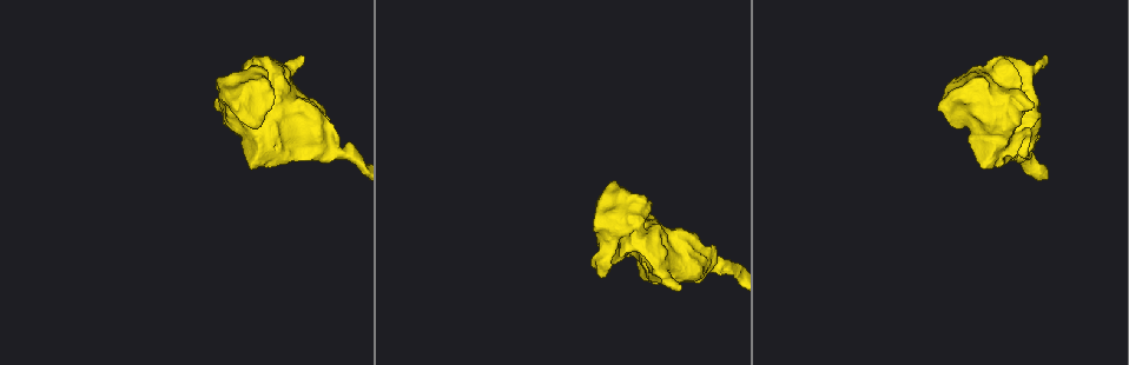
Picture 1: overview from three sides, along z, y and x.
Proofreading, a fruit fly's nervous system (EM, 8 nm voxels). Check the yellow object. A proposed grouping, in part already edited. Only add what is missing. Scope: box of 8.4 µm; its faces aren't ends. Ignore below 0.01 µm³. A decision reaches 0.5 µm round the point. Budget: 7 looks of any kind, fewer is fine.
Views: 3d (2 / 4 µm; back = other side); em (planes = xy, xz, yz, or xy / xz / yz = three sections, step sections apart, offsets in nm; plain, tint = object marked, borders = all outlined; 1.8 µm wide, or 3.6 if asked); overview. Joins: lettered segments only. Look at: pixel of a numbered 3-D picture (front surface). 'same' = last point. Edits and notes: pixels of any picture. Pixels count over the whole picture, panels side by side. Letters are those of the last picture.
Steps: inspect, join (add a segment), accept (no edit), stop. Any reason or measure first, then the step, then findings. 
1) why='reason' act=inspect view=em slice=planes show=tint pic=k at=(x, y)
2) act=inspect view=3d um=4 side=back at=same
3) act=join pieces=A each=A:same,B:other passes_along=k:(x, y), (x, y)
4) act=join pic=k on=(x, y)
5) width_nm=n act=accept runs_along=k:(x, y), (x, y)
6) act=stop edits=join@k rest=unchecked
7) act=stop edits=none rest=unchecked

why='an open end' act=inspect view=3d um=2 pic=1 at=(301, 58)

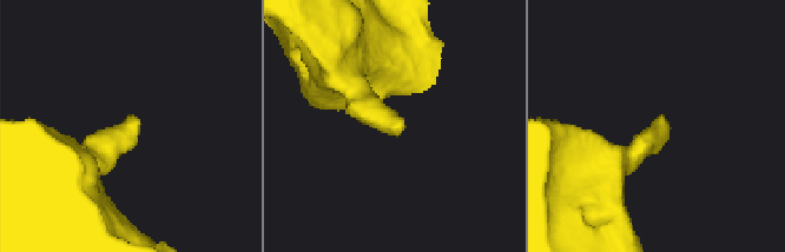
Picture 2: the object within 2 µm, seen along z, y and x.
why='need the tissue' act=inspect view=em slice=planes show=borders pic=2 at=(398, 129)

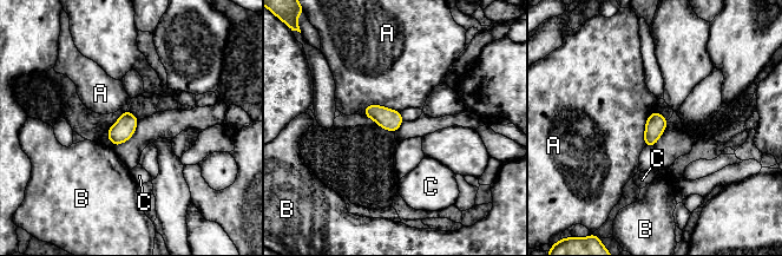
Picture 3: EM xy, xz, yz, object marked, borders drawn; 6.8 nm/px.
act=accept each=A:other,B:other,C:other border=3:(362, 110), (382, 105), (400, 112) found='no lettered segment goes on from it'

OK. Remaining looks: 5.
why='thick turns thin' act=inspect view=3d um=4 pic=1 at=(325, 145)

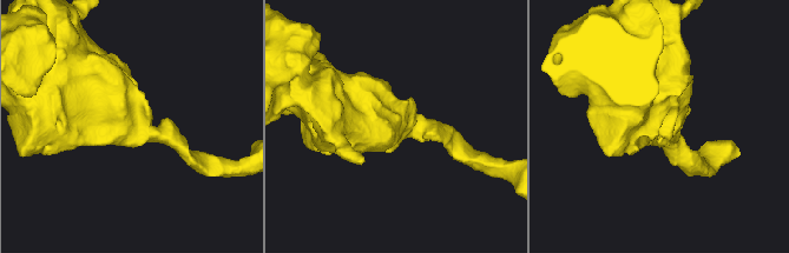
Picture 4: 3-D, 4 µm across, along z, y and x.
why='now the EM' act=inspect view=em um=3.6 slice=xy step=16 show=borders pic=4 at=(130, 123)

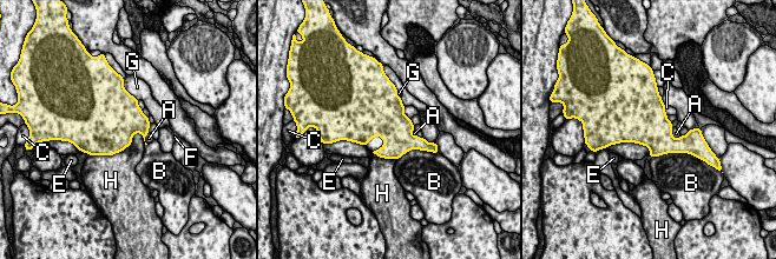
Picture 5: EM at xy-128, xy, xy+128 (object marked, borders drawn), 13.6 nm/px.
act=inspect view=em um=3.6 slice=planes show=borders at=same

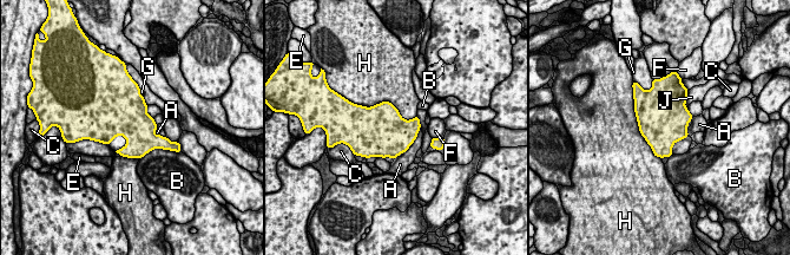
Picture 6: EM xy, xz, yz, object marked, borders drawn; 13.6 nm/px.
act=accept each=A:other,B:other,C:other,E:other,F:other,G:other,H:other,J:other border=6:(633, 99), (638, 130), (660, 158) found='none of them fits'

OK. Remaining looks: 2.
why='sudden change in width' act=inspect view=em um=3.6 slice=planes show=borders pic=1 at=(617, 196)

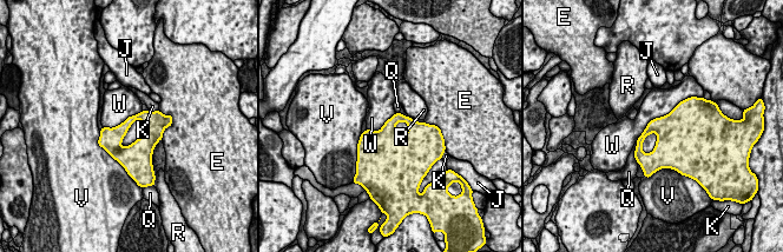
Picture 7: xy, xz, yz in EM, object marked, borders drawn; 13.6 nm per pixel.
act=accept each=E:other,J:other,K:other,Q:other,R:other,V:other,W:other found='none of them fits'

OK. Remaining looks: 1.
act=stop edits=none rest=unchecked

